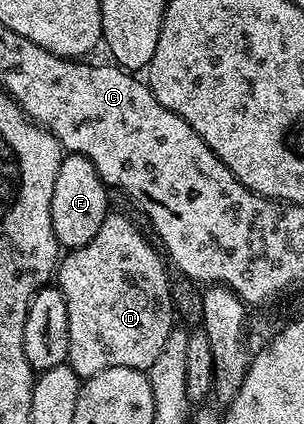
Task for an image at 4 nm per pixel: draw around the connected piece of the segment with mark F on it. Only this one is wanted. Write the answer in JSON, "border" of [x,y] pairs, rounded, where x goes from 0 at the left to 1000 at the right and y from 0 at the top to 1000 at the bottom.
{"border":[[[253,361],[204,368],[201,392],[181,422],[181,450],[168,460],[168,526],[174,552],[188,557],[191,580],[204,590],[237,592],[273,585],[326,554],[345,514],[362,509],[359,455],[319,396],[280,370]]]}

